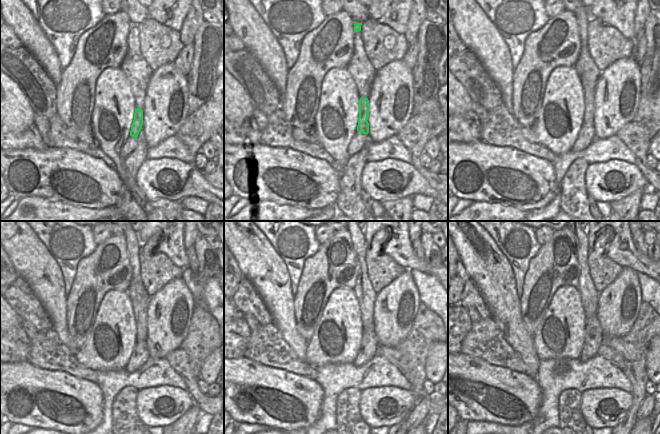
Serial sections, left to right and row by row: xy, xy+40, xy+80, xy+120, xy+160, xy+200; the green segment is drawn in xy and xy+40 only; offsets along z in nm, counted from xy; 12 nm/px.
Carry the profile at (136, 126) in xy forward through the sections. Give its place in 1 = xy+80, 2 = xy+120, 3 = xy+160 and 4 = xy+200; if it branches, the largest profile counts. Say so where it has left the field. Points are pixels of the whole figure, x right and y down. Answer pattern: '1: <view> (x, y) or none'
1: xy+80 (588, 86)
2: xy+120 (139, 297)
3: xy+160 (364, 292)
4: xy+200 (589, 295)

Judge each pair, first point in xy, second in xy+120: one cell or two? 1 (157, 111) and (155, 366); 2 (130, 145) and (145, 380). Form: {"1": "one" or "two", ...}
{"1": "two", "2": "two"}

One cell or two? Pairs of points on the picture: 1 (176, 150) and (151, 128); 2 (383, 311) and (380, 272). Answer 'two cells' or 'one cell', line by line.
1: two cells
2: two cells

